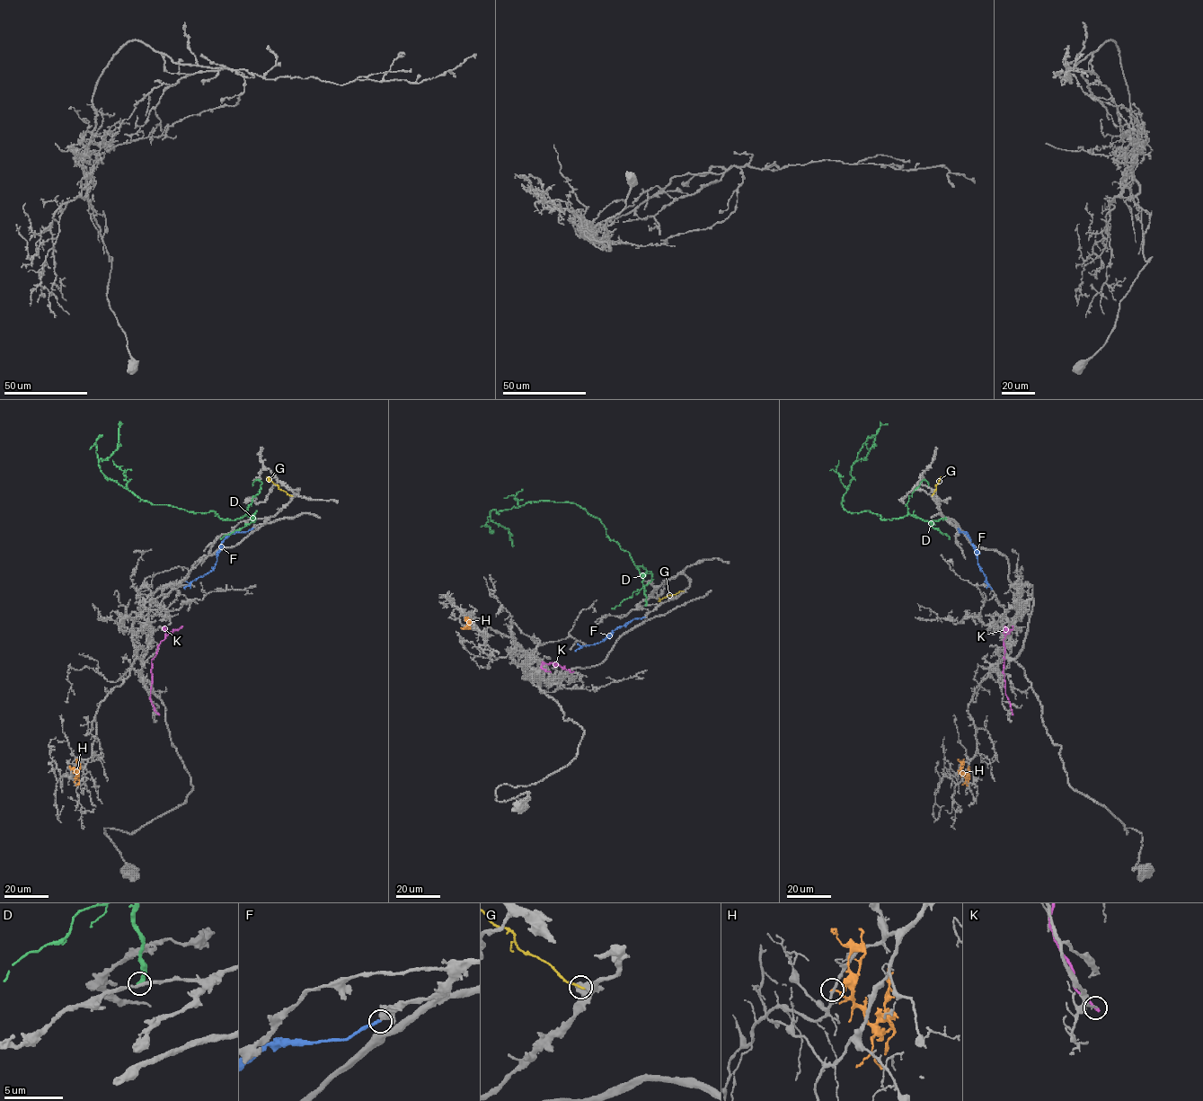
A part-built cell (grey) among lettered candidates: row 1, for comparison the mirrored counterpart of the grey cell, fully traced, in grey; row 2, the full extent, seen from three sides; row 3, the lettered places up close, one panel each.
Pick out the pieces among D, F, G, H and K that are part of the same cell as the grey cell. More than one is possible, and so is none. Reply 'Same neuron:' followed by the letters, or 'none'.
Same neuron: F

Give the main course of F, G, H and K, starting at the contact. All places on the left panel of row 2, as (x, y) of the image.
F: (253, 528), (230, 534), (221, 544), (215, 566), (192, 581), (185, 590)
G: (291, 496), (267, 477)
H: (74, 770), (76, 776), (75, 771), (69, 766)
K: (158, 714), (150, 696), (152, 659), (162, 640), (182, 625)

